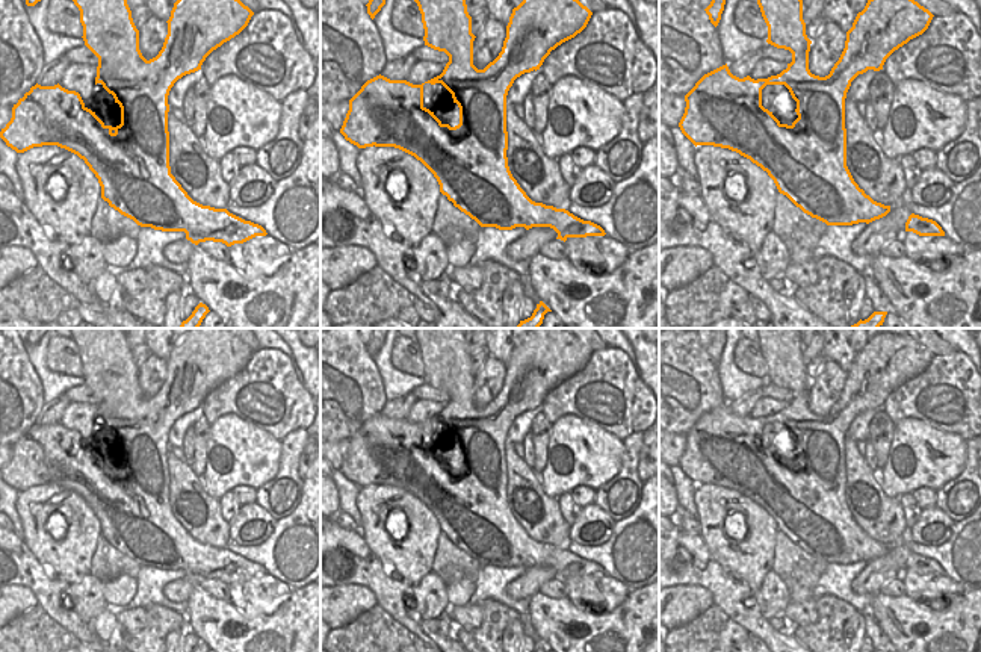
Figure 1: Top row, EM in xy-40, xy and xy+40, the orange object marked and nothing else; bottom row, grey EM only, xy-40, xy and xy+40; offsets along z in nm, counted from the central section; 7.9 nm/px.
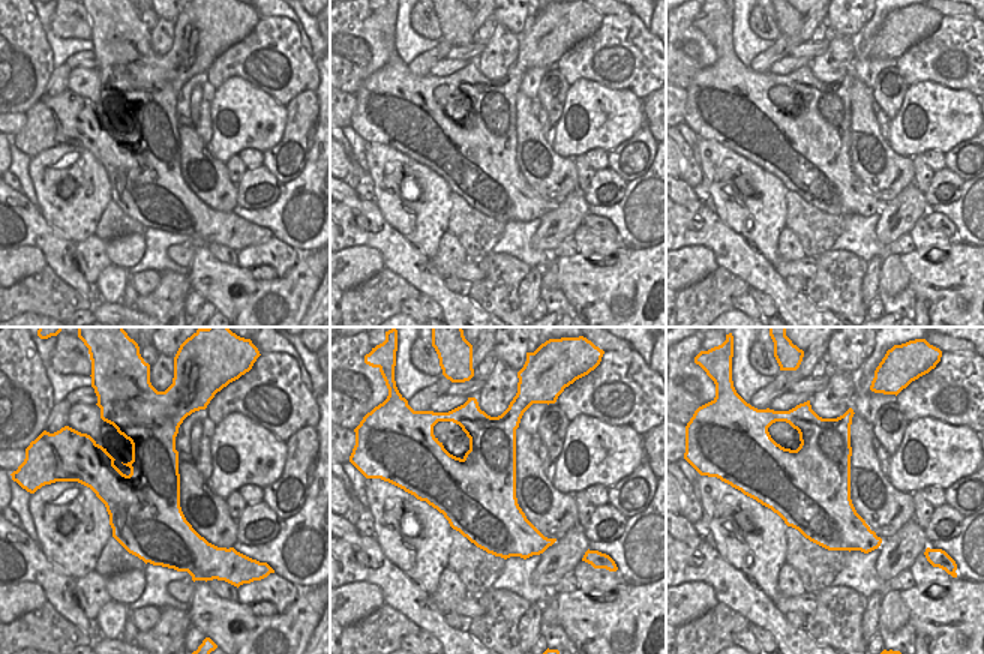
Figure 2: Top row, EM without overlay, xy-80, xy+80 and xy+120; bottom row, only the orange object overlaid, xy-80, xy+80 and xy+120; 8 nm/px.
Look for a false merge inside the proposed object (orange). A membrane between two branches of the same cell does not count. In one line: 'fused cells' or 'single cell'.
single cell

